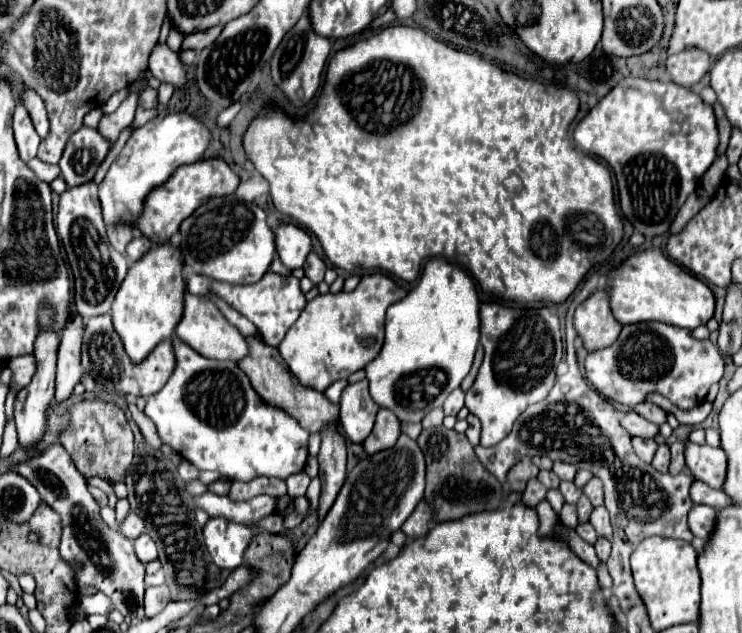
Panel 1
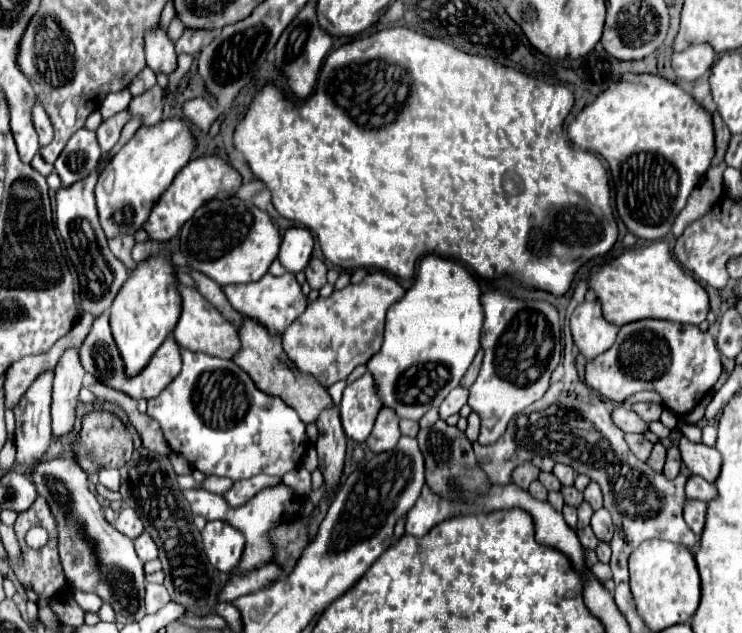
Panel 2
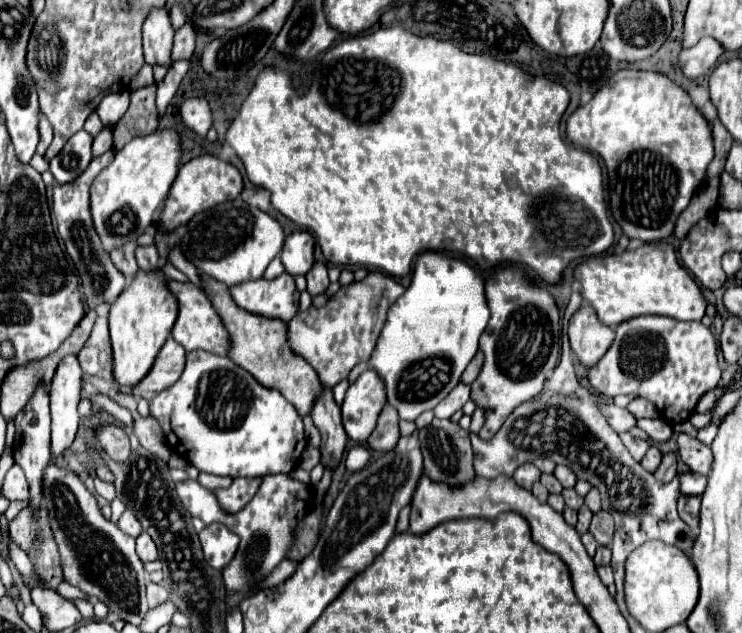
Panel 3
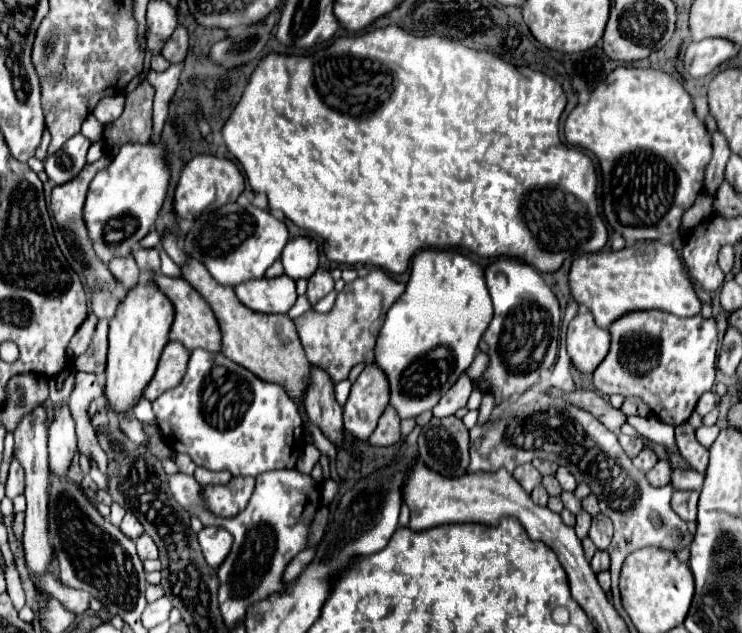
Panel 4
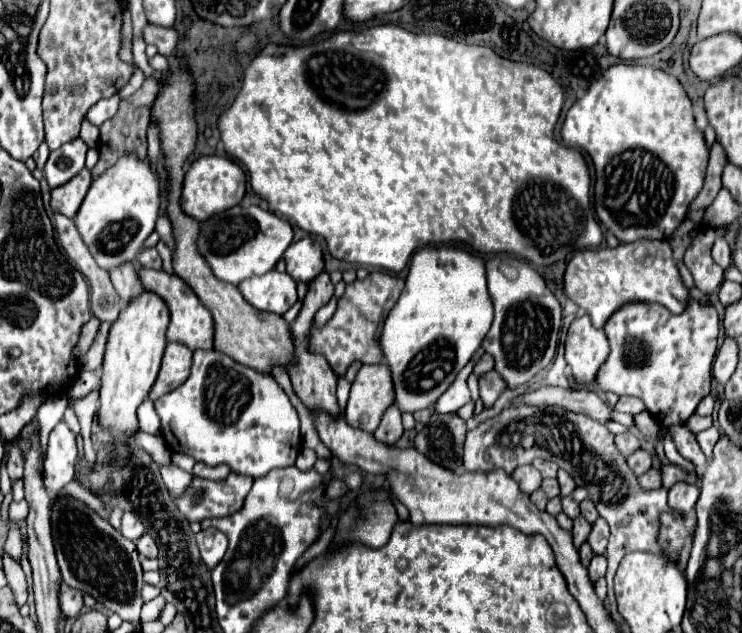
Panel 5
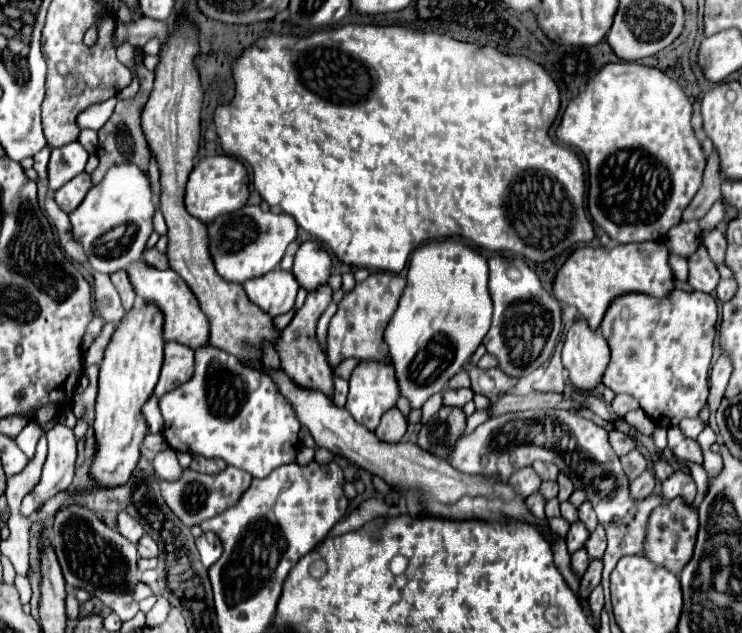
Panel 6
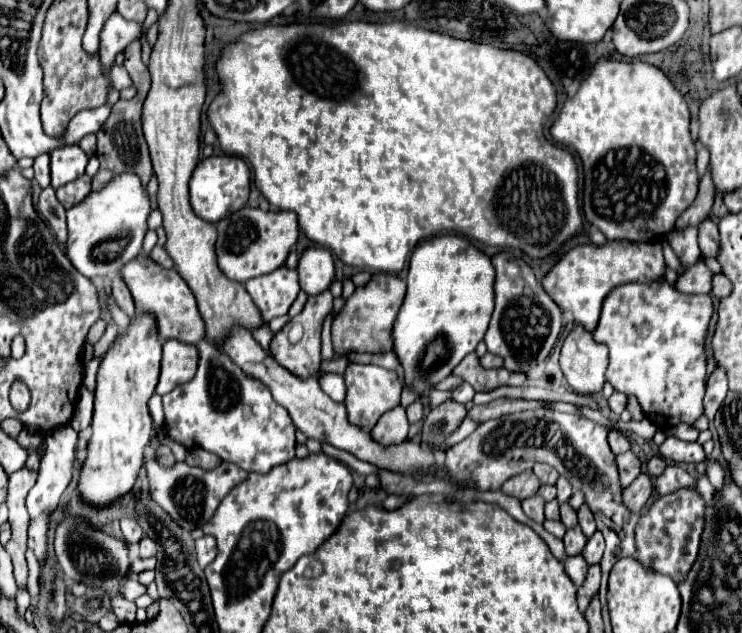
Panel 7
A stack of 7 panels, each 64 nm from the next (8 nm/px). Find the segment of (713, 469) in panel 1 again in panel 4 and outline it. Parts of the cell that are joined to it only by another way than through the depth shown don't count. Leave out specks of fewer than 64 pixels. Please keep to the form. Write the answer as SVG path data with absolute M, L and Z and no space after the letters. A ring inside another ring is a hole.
M686 422L676 426L676 446L682 454L682 458L700 474L704 474L704 468L708 466L708 450L698 444L694 436L694 428Z

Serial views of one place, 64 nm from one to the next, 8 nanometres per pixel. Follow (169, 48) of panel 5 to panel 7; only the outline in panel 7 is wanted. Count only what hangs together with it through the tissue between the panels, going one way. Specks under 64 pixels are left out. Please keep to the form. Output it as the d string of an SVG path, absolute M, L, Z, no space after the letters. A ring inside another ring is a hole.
M118 12L110 14L100 32L100 64L104 74L110 72L116 54L122 52L132 40L140 38L140 34L142 34L142 24L132 24L124 20Z

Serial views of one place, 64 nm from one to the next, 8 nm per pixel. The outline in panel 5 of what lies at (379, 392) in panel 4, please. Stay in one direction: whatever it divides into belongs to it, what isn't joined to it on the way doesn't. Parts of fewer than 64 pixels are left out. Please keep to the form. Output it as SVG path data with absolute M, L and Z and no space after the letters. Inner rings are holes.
M362 364L362 368L356 374L356 380L352 382L350 398L346 404L344 414L348 416L348 424L362 428L366 432L374 432L380 424L382 414L386 412L388 406L394 404L394 384L392 384L392 374L388 364Z

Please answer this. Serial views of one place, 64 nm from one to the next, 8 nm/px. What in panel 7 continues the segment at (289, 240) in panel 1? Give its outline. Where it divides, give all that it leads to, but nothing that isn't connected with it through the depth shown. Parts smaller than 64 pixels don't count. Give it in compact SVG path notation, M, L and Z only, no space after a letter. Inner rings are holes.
M308 248L298 262L298 276L300 276L300 286L308 296L322 294L324 290L330 288L330 284L336 278L332 254L326 248Z

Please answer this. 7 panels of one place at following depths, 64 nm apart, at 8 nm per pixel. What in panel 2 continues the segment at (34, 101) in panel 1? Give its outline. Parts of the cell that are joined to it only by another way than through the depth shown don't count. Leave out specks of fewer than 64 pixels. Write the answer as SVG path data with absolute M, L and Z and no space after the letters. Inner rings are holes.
M36 102L36 108L32 110L32 120L34 120L36 132L40 138L40 148L44 148L46 144L52 142L52 124L50 124L50 118L46 116L44 108L40 106L40 102Z

